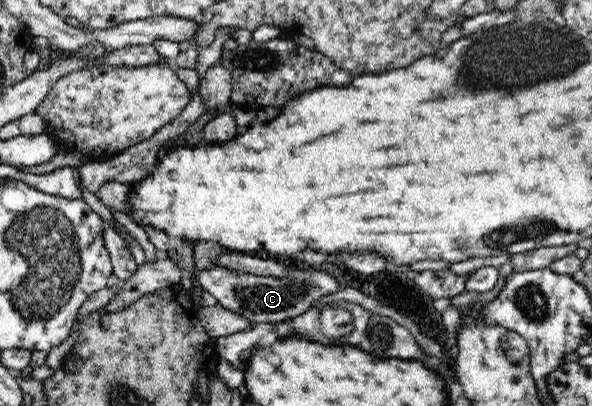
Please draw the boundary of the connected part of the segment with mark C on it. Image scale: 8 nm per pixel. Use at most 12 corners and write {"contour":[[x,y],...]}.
{"contour":[[212,264],[196,271],[222,309],[292,320],[340,285],[318,267],[290,278]]}

